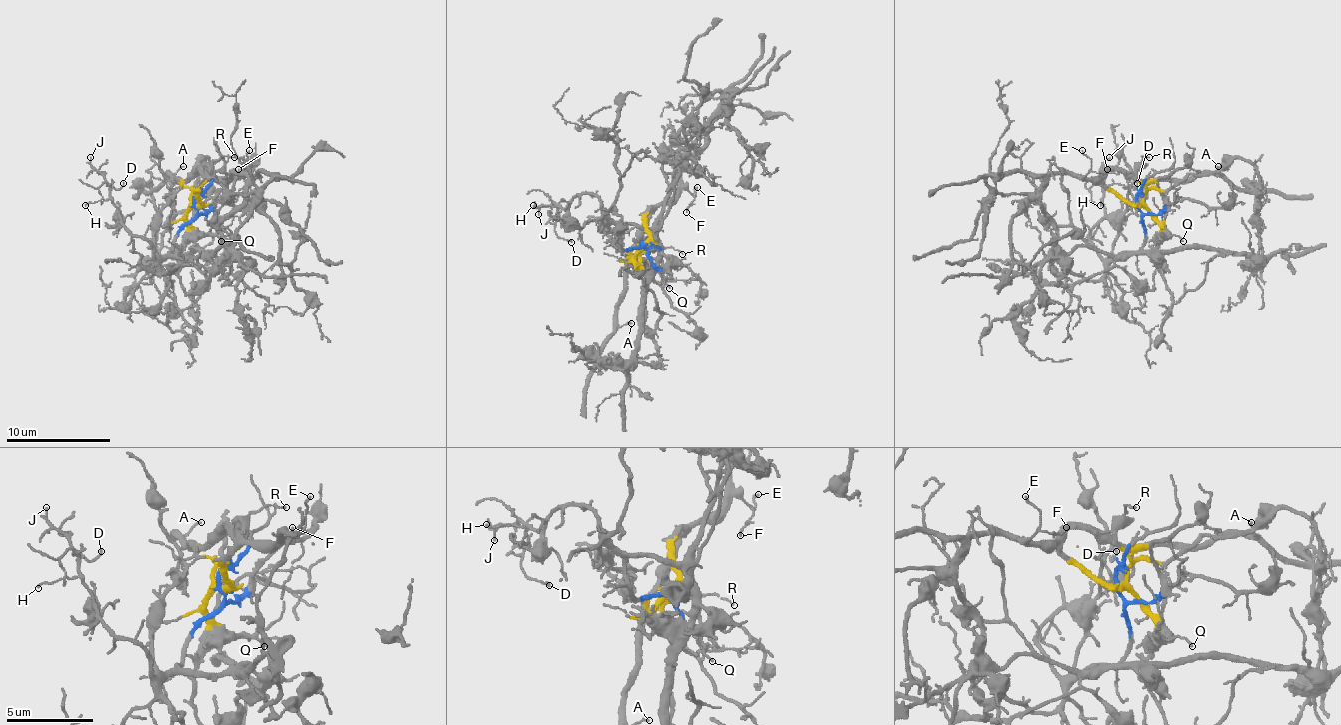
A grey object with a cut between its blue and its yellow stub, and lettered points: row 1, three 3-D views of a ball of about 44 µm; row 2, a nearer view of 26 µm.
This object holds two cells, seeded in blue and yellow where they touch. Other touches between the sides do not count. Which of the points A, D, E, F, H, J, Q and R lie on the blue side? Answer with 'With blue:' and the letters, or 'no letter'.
With blue: D, H, J

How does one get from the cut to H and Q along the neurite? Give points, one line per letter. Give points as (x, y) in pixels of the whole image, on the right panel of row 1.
H: (1139, 206), (1144, 232), (1141, 245), (1105, 258), (1089, 240), (1089, 230), (1105, 214), (1102, 201), (1100, 206)
Q: (1139, 206), (1162, 227), (1162, 235), (1178, 235), (1183, 240)

